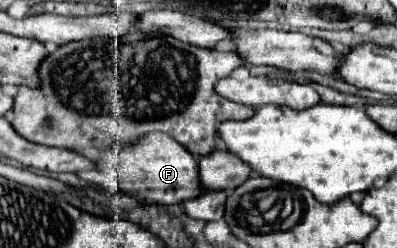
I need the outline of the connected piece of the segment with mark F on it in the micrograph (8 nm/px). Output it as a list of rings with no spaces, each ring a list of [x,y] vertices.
[[[149,133],[137,141],[137,145],[125,147],[121,151],[101,151],[97,153],[99,165],[99,187],[103,189],[121,189],[145,199],[151,199],[159,205],[177,205],[187,199],[195,199],[203,193],[199,181],[199,167],[195,157],[173,137],[165,133]]]

